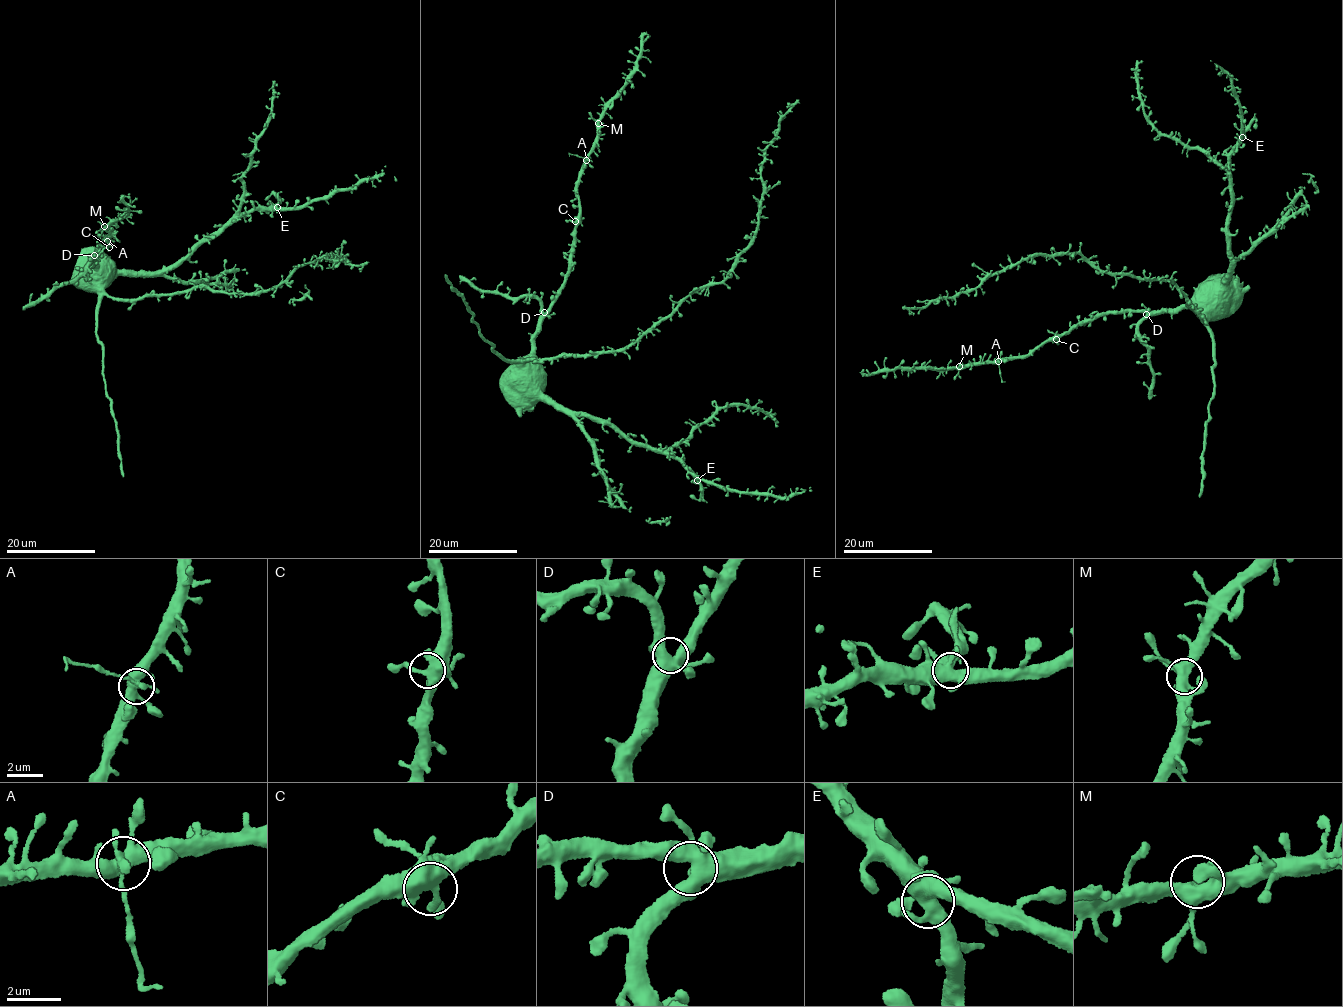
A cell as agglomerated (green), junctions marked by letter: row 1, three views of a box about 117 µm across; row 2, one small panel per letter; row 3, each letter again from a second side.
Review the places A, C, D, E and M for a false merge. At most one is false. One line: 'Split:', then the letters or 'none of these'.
Split: A

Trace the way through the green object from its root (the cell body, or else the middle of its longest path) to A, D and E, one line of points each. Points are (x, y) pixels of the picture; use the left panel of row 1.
A: (147, 296), (120, 301), (105, 291), (91, 258), (103, 239), (111, 244), (101, 242), (107, 241)
D: (147, 296), (128, 301), (113, 298), (103, 289), (97, 268), (91, 262), (94, 255)
E: (147, 296), (120, 301), (104, 288), (122, 272), (151, 274), (168, 268), (237, 218), (252, 210), (277, 207)

